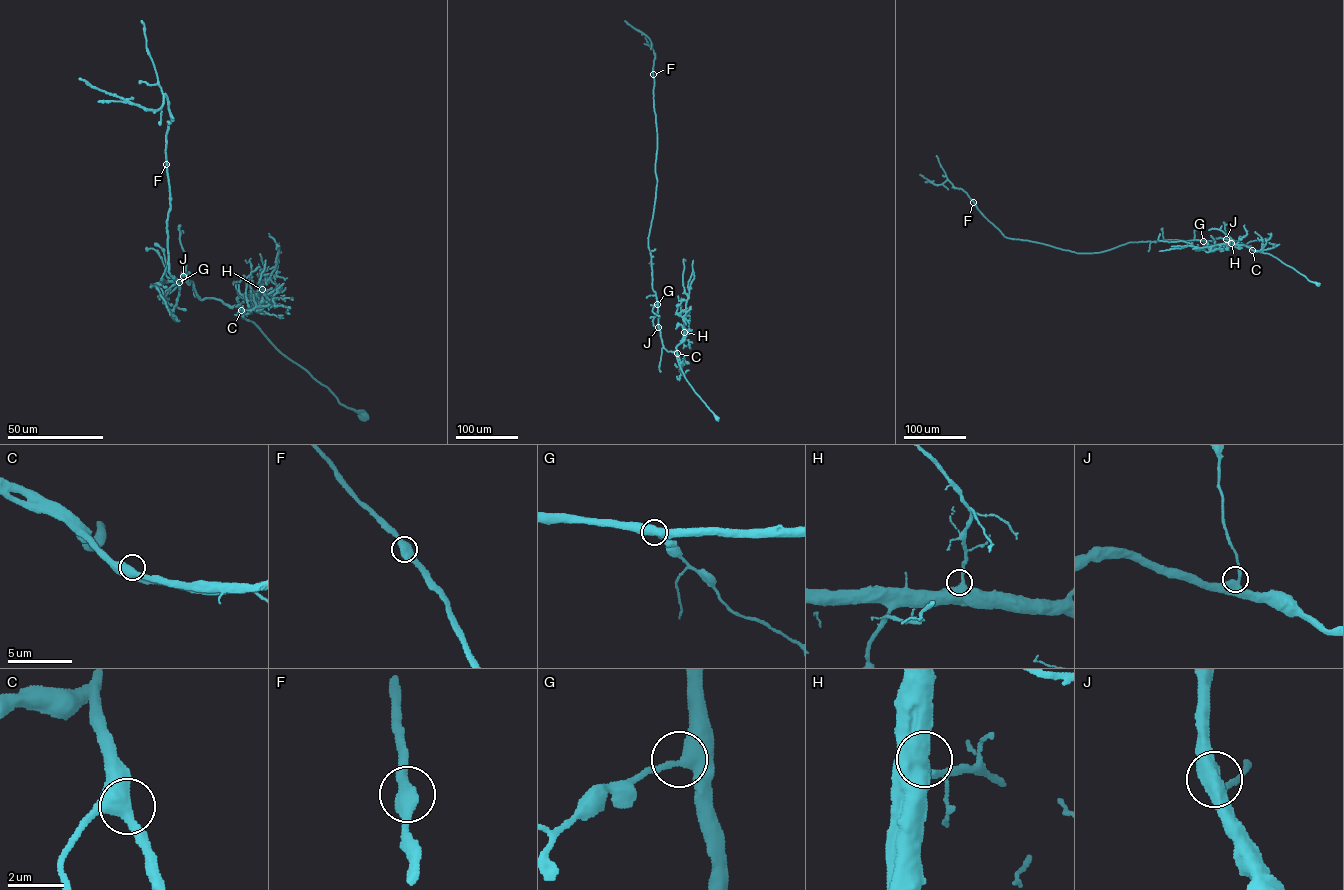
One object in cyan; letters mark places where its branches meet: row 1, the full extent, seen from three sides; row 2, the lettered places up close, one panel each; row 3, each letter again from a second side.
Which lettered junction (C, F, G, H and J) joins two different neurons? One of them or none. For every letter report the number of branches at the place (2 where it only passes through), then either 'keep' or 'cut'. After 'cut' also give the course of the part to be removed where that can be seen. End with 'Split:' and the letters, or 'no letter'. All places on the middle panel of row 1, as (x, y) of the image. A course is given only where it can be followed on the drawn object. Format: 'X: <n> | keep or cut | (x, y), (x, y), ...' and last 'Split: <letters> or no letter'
C: 2 | keep
F: 2 | keep
G: 2 | keep
H: 2 | keep
J: 2 | keep
Split: no letter

